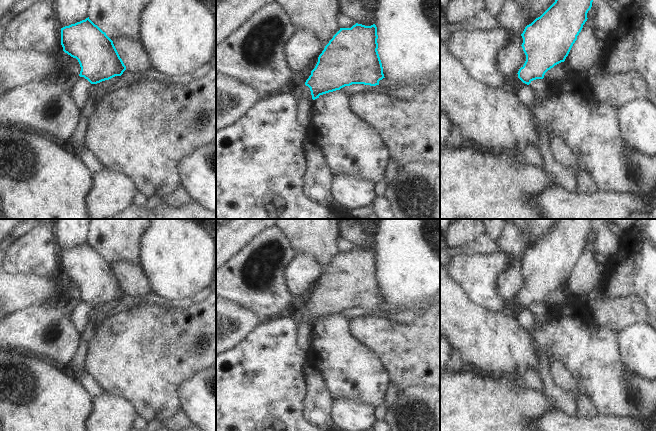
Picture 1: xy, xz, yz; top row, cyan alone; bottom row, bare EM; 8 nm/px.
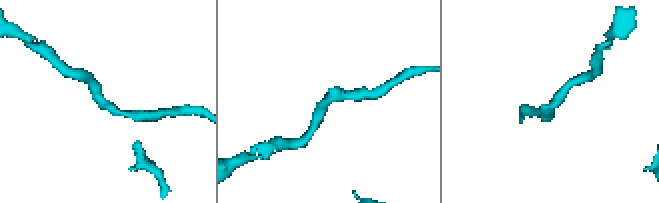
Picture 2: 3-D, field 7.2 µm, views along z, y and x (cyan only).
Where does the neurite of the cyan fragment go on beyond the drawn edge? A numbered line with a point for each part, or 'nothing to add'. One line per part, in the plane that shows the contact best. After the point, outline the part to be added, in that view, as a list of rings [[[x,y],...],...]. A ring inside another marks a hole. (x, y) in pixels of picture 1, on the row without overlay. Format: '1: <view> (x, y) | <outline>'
nothing to add

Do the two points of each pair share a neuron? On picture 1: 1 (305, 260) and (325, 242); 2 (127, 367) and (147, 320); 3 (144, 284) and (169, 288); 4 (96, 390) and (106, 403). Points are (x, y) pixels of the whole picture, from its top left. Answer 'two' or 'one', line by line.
1: two
2: one
3: two
4: two

